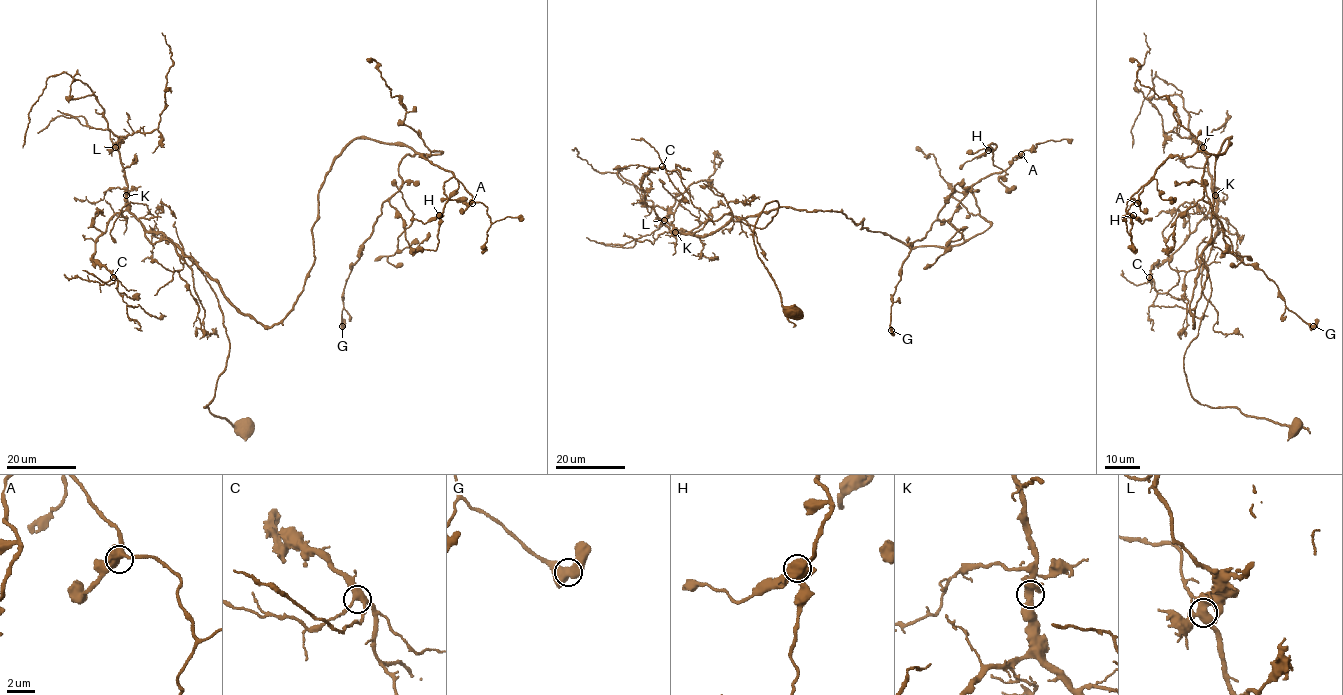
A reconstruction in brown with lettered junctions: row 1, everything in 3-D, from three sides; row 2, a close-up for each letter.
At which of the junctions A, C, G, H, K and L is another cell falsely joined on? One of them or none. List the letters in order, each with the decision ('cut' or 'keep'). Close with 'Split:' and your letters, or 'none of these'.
A: keep
C: keep
G: keep
H: keep
K: keep
L: keep
Split: none of these

